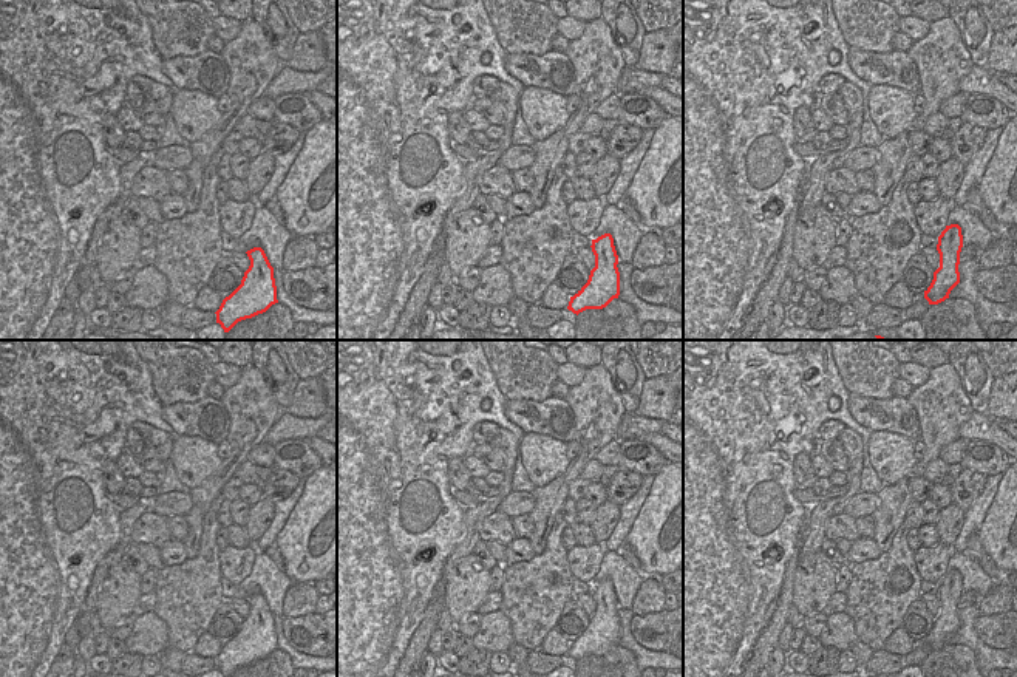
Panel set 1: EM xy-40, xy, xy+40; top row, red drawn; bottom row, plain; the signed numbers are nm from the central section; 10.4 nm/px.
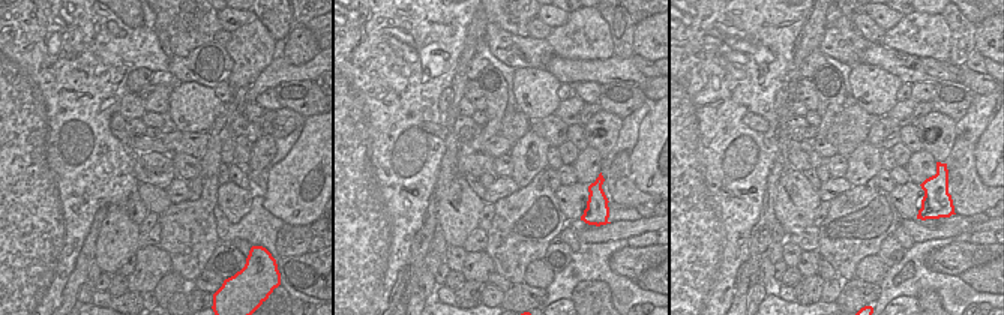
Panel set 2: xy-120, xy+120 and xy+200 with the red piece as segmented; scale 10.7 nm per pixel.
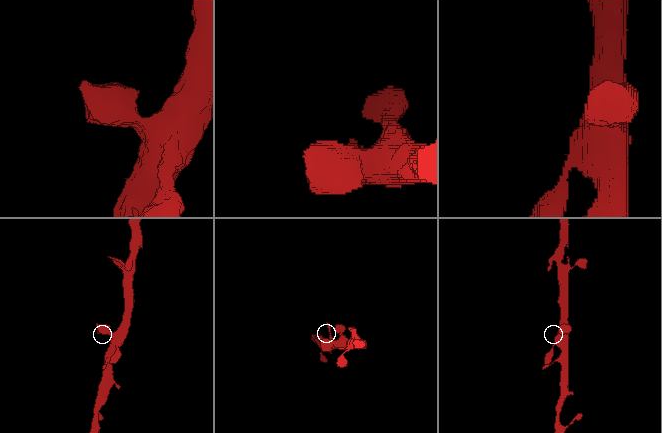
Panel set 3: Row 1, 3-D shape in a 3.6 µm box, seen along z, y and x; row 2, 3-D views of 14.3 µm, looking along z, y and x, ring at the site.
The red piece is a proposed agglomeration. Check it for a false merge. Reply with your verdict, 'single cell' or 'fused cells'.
single cell

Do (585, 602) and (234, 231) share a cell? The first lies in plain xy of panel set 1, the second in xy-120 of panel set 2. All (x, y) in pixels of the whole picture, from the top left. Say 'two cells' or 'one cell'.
two cells

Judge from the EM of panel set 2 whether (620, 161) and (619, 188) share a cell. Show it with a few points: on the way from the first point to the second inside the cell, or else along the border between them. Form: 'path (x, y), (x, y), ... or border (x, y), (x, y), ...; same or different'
path (620, 167), (619, 182); same

